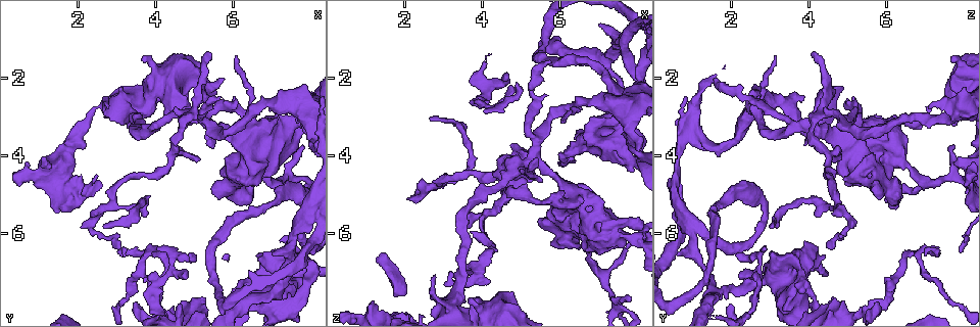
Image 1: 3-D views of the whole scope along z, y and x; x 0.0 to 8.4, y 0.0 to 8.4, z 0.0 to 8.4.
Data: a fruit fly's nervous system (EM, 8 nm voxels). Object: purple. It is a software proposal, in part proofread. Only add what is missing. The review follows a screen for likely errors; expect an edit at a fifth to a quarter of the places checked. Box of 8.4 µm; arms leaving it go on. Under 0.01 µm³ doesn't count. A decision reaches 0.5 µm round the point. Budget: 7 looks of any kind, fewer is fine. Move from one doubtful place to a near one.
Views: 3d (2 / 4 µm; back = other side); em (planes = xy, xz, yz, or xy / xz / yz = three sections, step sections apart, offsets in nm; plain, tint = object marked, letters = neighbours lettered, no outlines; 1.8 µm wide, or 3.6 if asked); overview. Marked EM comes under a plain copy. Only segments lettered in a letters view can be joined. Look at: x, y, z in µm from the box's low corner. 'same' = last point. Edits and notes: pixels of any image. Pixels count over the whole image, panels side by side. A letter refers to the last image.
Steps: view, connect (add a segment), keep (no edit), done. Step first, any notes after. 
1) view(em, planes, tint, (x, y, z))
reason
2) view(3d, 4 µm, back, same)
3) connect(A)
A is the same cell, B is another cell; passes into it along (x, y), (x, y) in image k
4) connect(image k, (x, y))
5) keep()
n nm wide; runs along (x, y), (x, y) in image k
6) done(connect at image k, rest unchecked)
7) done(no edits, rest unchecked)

view(em, planes, letters, (5.35, 3.10, 4.00))

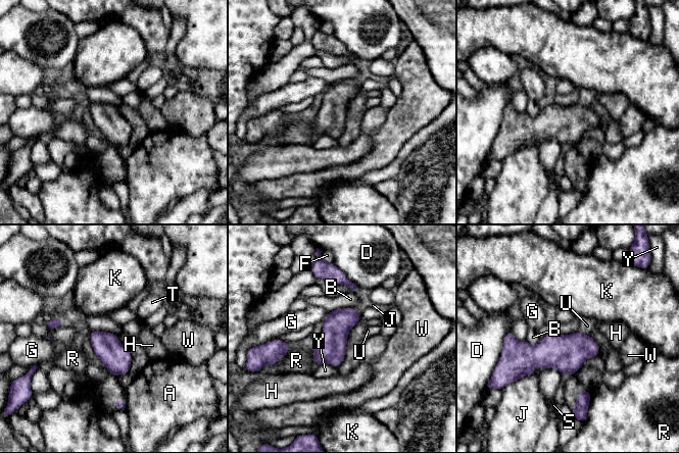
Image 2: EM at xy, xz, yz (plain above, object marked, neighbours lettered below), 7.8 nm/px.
keep()
A, B, D, F, G, H, J, K, R, S, T, U, W and Y are other cells; border along (578, 331), (588, 335) in image 2; no lettered segment goes on from it

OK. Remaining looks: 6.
view(3d, 4 µm, (4.55, 7.85, 2.05))
tapers out

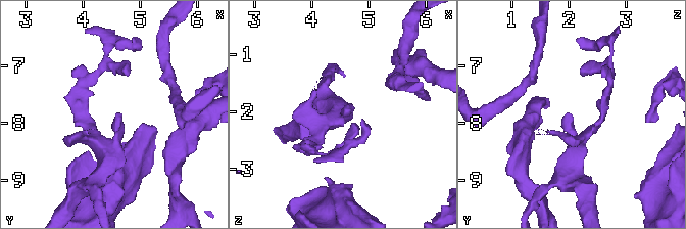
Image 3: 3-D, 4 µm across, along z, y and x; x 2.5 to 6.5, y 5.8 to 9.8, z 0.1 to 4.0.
view(em, planes, letters, (4.55, 7.80, 2.00))
need the tissue

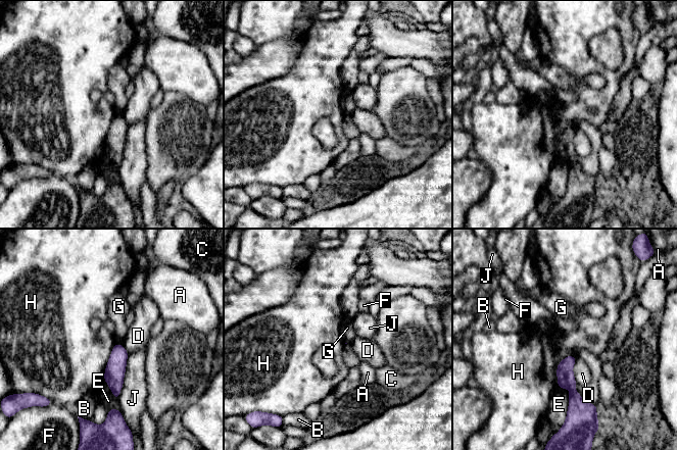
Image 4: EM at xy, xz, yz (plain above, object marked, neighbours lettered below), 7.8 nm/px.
keep()
A, B, C, D, E, F, G, H and J are other cells; runs along (568, 358), (572, 404) in image 4; none of them fits

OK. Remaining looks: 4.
view(em, 3.6 µm, planes, letters, (6.75, 7.45, 3.60))
thick turns thin

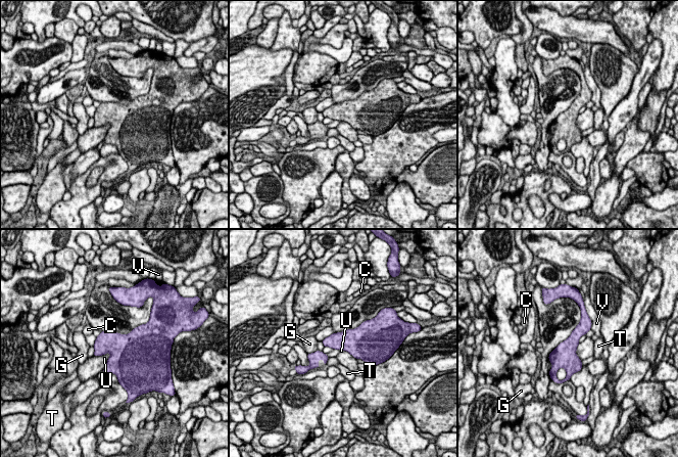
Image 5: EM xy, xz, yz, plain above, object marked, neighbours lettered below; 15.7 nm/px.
keep()
320 nm wide; C, G, T, U and V are other cells; border along (108, 352), (107, 362), (102, 369) in image 5; none of them fits

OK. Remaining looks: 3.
done(no edits, rest unchecked)

